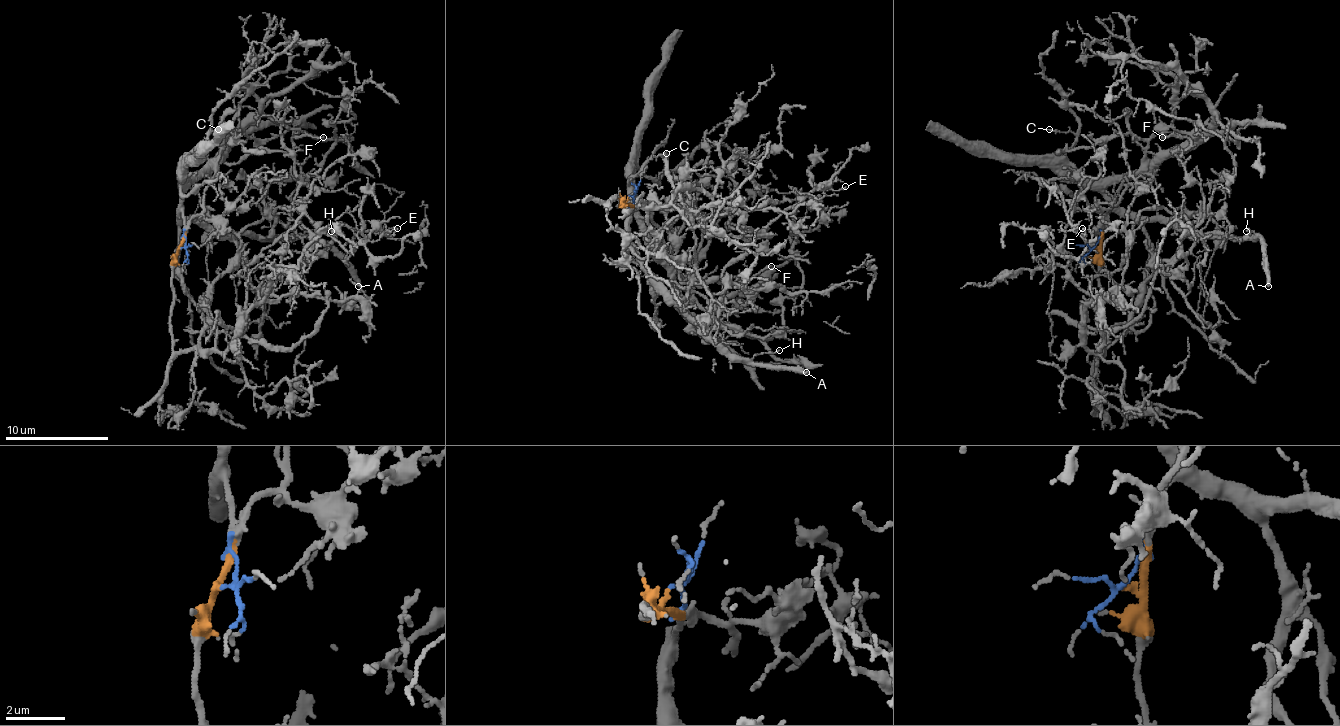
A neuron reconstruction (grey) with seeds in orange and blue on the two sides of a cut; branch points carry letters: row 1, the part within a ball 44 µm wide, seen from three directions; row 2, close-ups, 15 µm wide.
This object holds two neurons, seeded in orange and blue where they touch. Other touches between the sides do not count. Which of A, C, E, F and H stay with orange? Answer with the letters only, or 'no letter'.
E

